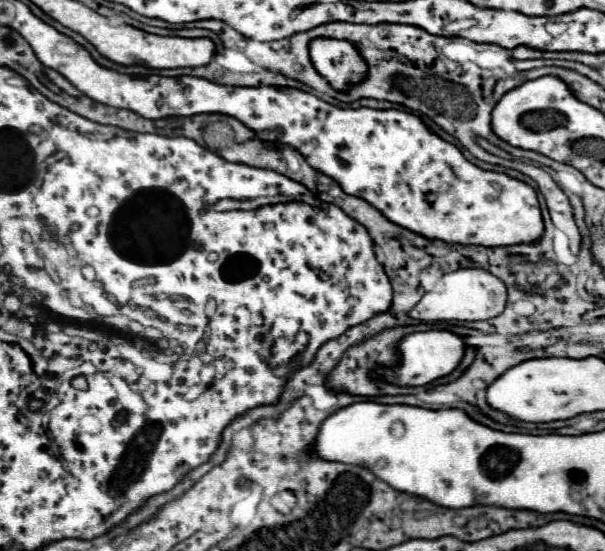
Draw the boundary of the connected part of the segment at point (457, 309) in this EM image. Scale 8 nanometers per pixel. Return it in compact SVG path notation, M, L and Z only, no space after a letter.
M463 268L451 274L445 274L435 290L427 292L417 308L409 312L415 320L489 320L493 316L499 316L507 304L507 288L505 284L493 276L491 272L483 268Z

